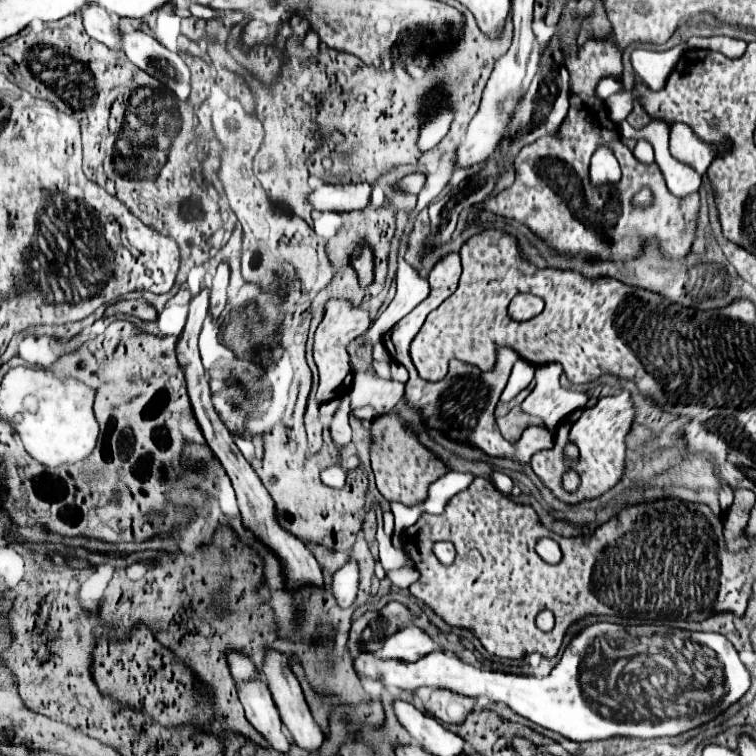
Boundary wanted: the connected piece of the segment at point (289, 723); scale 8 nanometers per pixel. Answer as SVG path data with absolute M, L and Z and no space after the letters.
M265 647L265 653L263 653L263 673L267 677L267 683L269 683L269 691L273 695L273 701L275 701L275 705L279 709L281 721L289 729L293 741L299 747L307 749L307 751L317 751L321 747L321 741L323 741L323 731L317 727L317 723L315 723L315 719L313 719L307 703L305 703L305 697L303 697L299 679L295 677L295 673L289 667L289 657L285 653L279 653L273 647Z

